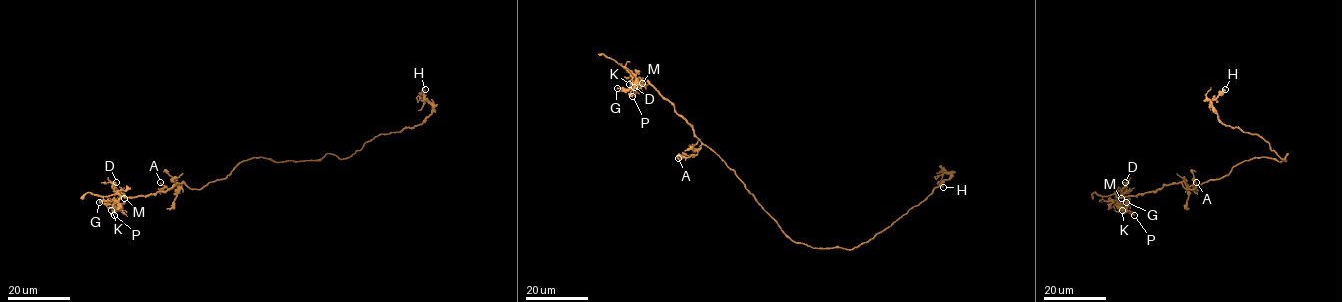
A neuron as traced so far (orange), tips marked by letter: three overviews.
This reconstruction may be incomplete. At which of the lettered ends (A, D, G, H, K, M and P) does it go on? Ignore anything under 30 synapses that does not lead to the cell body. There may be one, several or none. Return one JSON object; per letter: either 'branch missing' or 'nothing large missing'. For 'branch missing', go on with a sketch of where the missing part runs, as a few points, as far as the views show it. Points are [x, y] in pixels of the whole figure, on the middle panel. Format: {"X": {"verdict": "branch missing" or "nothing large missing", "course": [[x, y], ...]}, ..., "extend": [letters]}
{"A": {"verdict": "nothing large missing"}, "D": {"verdict": "nothing large missing"}, "G": {"verdict": "nothing large missing"}, "H": {"verdict": "nothing large missing"}, "K": {"verdict": "nothing large missing"}, "M": {"verdict": "nothing large missing"}, "P": {"verdict": "nothing large missing"}, "extend": []}

